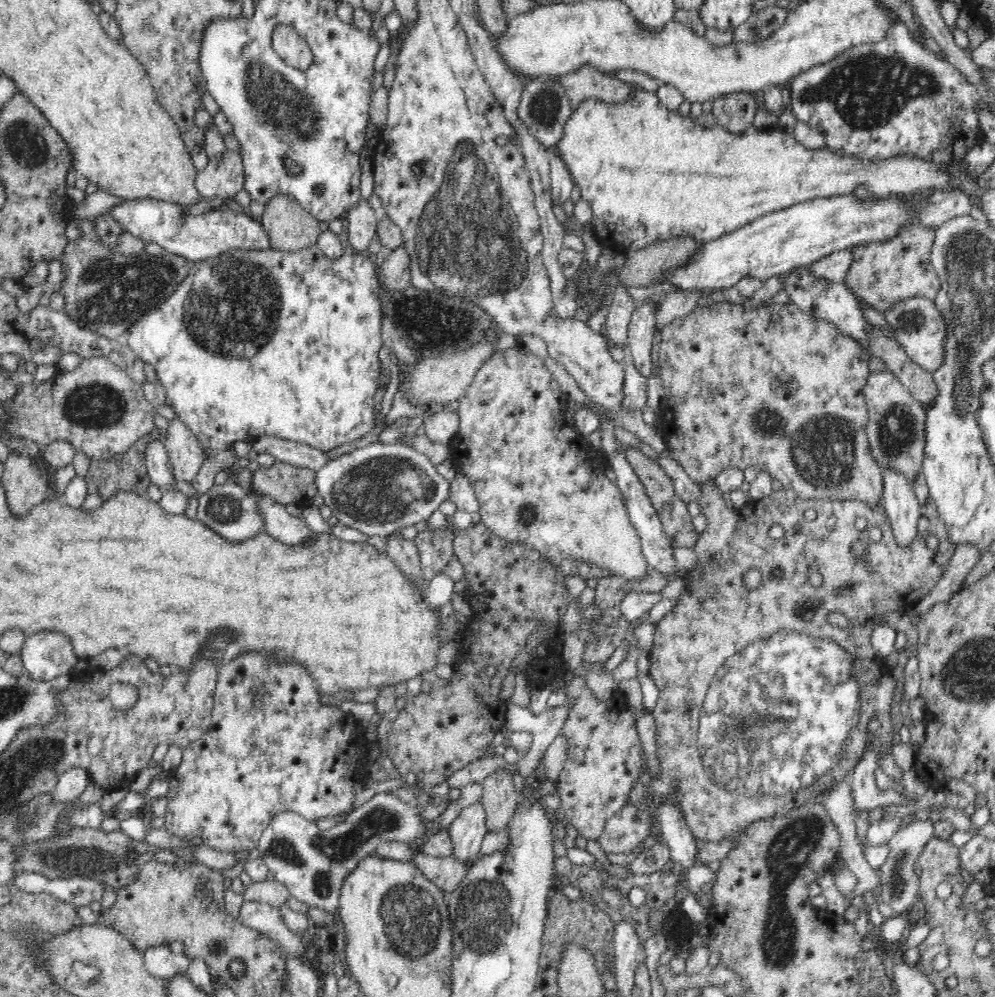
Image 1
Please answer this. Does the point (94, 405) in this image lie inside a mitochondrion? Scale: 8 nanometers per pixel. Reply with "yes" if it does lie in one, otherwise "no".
yes

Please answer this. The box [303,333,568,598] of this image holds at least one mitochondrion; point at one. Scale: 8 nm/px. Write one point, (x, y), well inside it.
(385, 481)

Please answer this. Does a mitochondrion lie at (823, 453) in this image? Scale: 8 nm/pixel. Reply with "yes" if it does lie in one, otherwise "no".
yes

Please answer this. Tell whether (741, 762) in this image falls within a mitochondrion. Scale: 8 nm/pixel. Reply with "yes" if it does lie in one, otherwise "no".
yes

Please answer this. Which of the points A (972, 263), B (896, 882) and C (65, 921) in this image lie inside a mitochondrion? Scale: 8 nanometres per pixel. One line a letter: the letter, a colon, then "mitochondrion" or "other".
A: mitochondrion
B: mitochondrion
C: mitochondrion

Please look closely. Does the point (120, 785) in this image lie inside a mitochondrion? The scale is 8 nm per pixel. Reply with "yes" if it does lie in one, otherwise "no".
no

